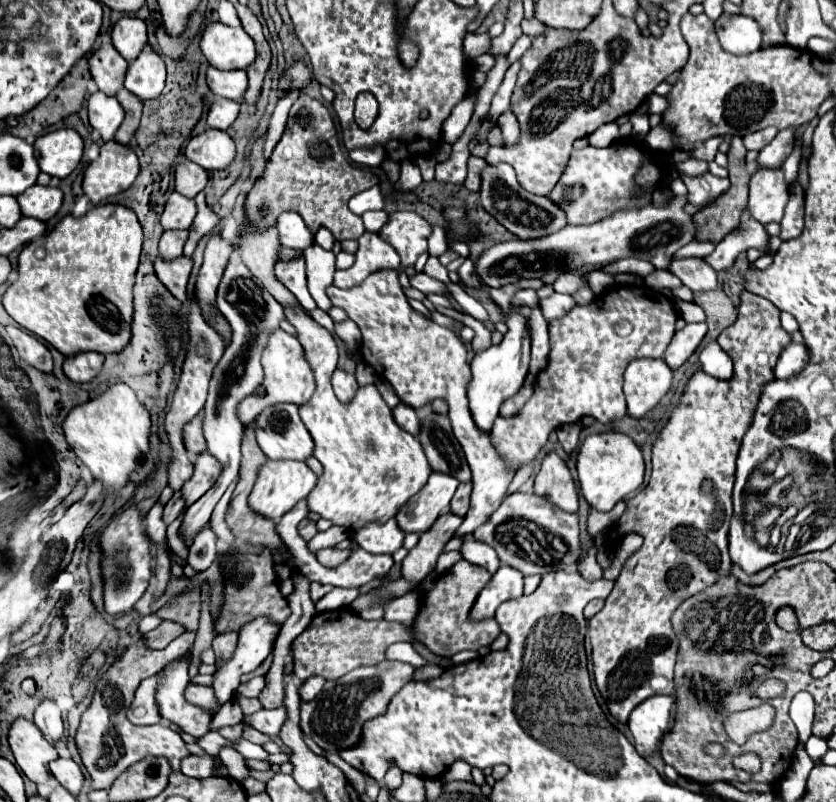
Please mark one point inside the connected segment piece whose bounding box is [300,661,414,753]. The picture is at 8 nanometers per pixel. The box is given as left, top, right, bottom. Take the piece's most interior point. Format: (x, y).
(333, 719)

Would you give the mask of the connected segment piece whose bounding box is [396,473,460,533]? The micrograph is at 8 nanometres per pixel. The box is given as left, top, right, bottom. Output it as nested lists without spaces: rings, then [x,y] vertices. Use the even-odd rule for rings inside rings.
[[[432,473],[426,487],[414,495],[402,511],[396,515],[398,527],[404,533],[424,533],[434,525],[434,521],[448,511],[450,501],[458,489],[460,481],[446,473]]]

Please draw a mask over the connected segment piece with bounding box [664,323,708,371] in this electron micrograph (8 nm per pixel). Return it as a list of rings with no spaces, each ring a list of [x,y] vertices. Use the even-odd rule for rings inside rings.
[[[686,323],[680,331],[676,331],[664,353],[664,361],[668,363],[668,367],[672,371],[680,369],[688,361],[688,357],[698,349],[706,333],[708,333],[706,323]]]

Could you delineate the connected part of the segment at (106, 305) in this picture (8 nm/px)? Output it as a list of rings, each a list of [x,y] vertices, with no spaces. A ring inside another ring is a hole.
[[[98,205],[80,219],[66,215],[54,231],[22,249],[18,281],[2,299],[6,313],[66,357],[80,351],[120,353],[130,343],[132,285],[142,239],[140,221],[122,205]]]

